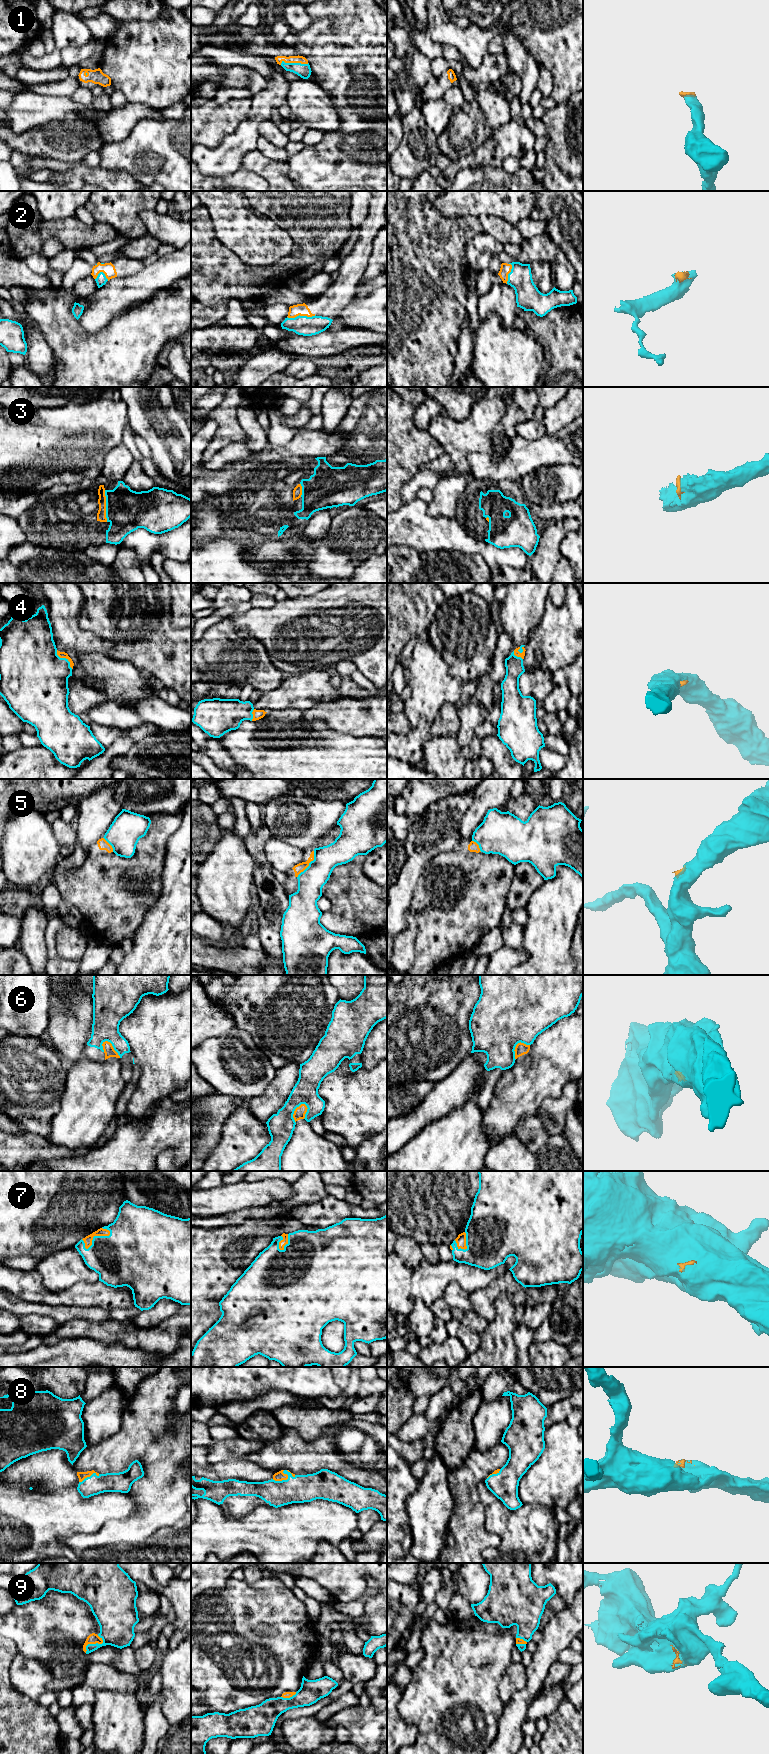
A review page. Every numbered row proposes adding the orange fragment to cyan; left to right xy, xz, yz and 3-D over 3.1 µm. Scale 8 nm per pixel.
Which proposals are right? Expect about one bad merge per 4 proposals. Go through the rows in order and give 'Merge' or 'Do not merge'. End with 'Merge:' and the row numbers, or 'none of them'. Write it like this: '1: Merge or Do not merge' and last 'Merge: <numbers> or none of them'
1: Merge
2: Merge
3: Merge
4: Merge
5: Do not merge
6: Do not merge
7: Merge
8: Merge
9: Merge
Merge: 1, 2, 3, 4, 7, 8, 9

